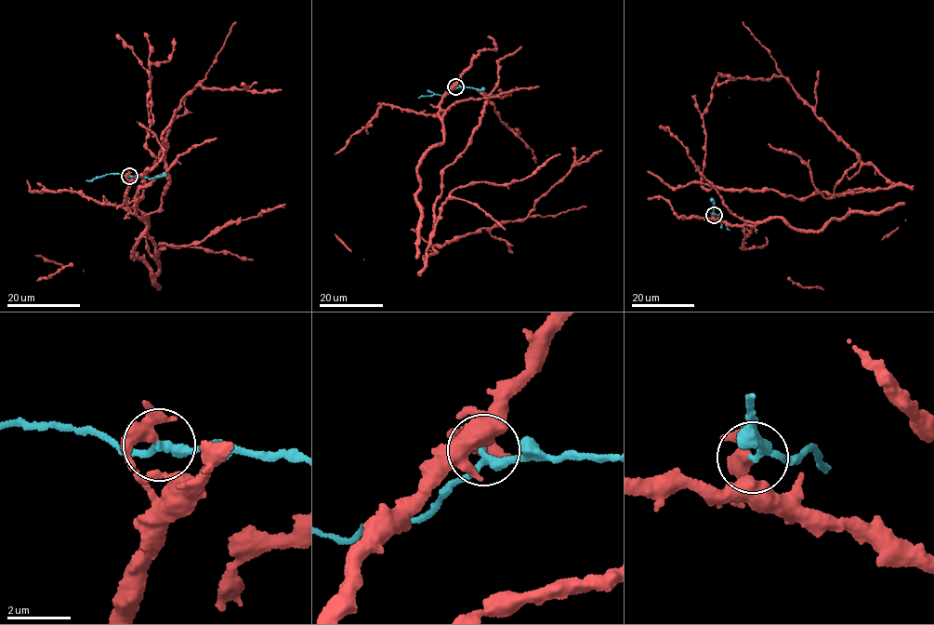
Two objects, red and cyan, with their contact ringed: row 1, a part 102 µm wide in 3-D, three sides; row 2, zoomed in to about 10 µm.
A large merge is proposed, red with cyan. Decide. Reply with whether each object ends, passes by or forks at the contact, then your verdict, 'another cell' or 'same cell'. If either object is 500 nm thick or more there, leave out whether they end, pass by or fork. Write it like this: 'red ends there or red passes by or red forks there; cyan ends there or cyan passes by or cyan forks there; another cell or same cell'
red passes by; cyan passes by; another cell

